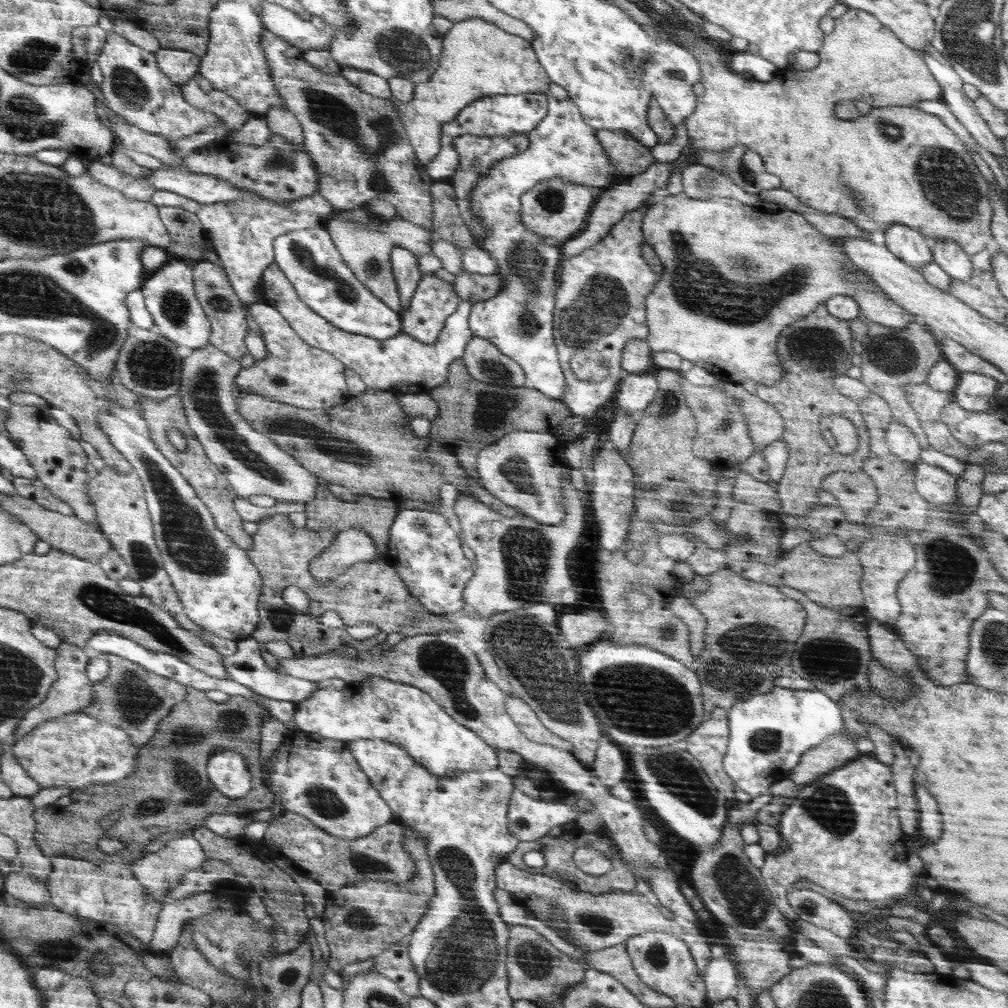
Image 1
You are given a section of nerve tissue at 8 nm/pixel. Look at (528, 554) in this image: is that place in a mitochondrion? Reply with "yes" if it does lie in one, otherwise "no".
yes

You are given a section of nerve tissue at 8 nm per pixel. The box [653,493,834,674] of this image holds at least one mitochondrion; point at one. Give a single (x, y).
(738, 537)

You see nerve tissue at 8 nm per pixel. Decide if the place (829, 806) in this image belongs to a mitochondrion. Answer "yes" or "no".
yes

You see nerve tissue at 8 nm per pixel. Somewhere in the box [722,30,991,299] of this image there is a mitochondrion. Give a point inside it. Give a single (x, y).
(948, 184)

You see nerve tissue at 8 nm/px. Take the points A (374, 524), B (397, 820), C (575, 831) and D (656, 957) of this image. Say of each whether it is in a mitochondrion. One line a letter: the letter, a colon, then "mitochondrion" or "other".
A: other
B: other
C: other
D: mitochondrion

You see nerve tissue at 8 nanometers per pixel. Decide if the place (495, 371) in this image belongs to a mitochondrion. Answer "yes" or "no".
yes

